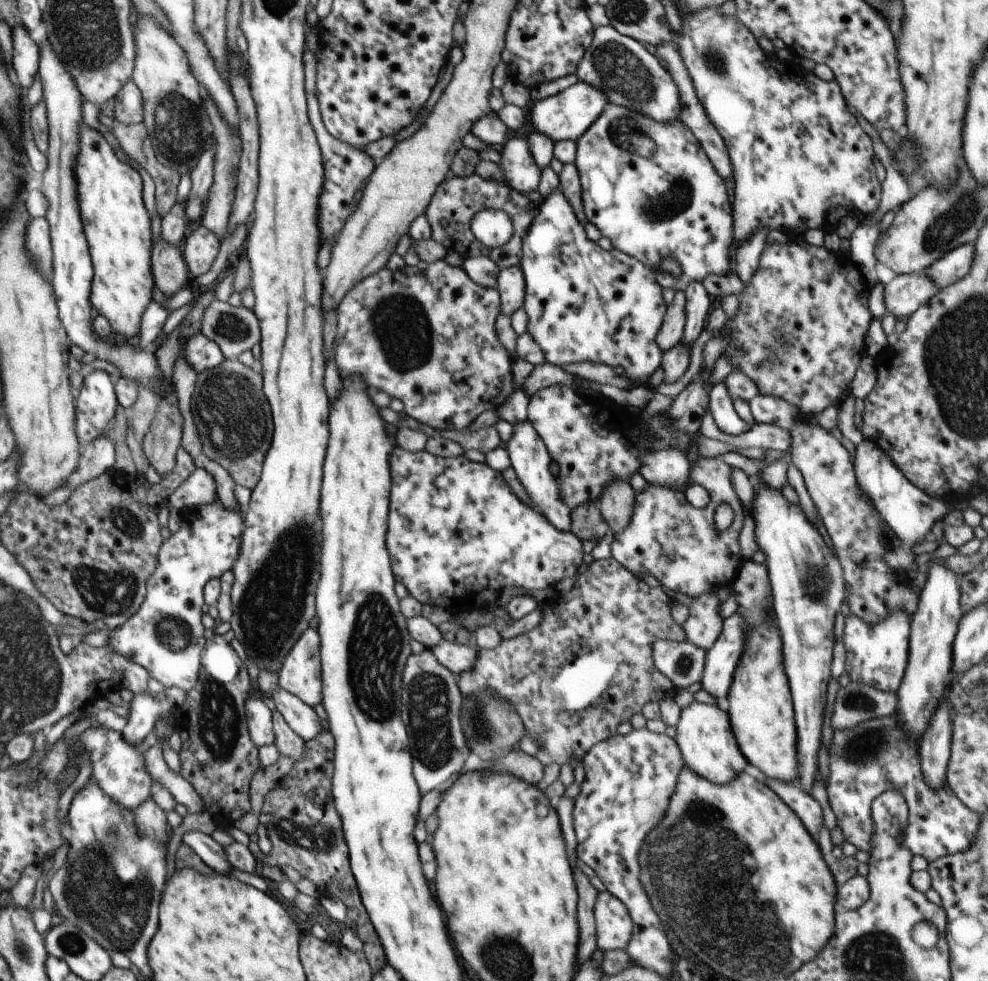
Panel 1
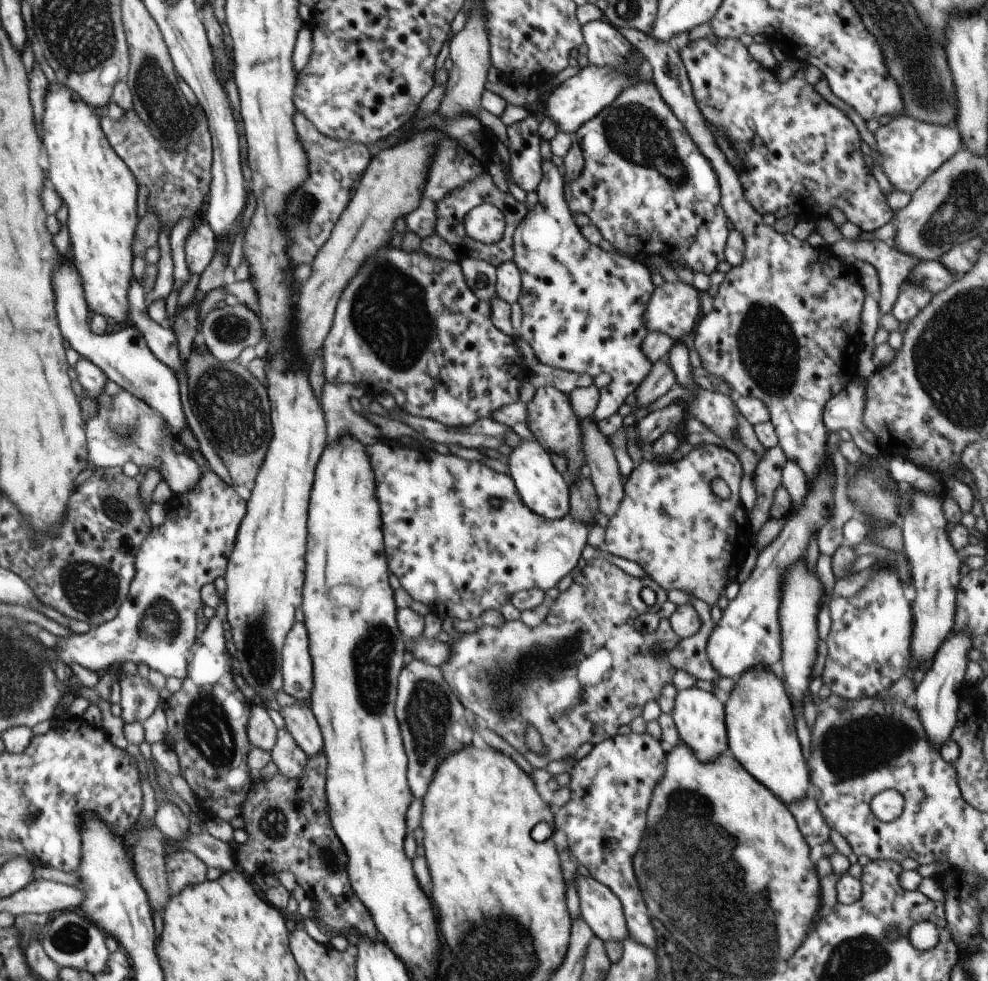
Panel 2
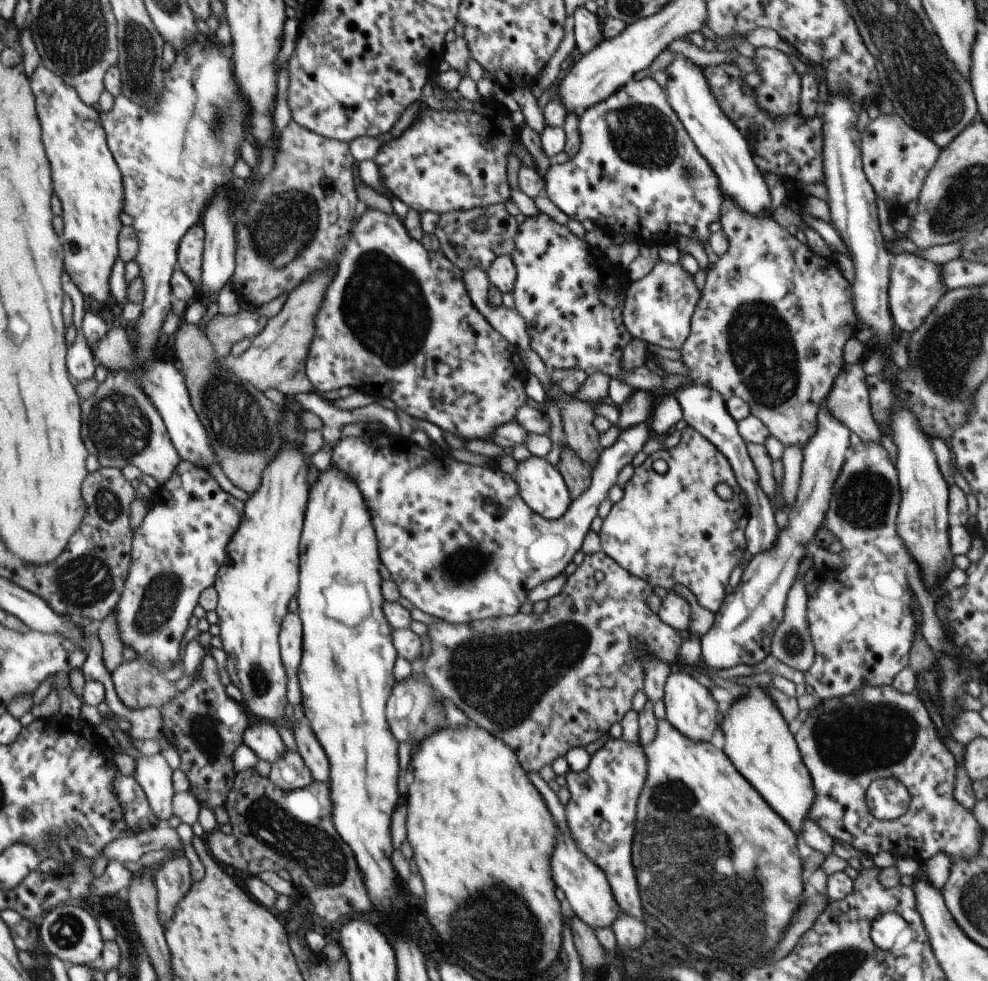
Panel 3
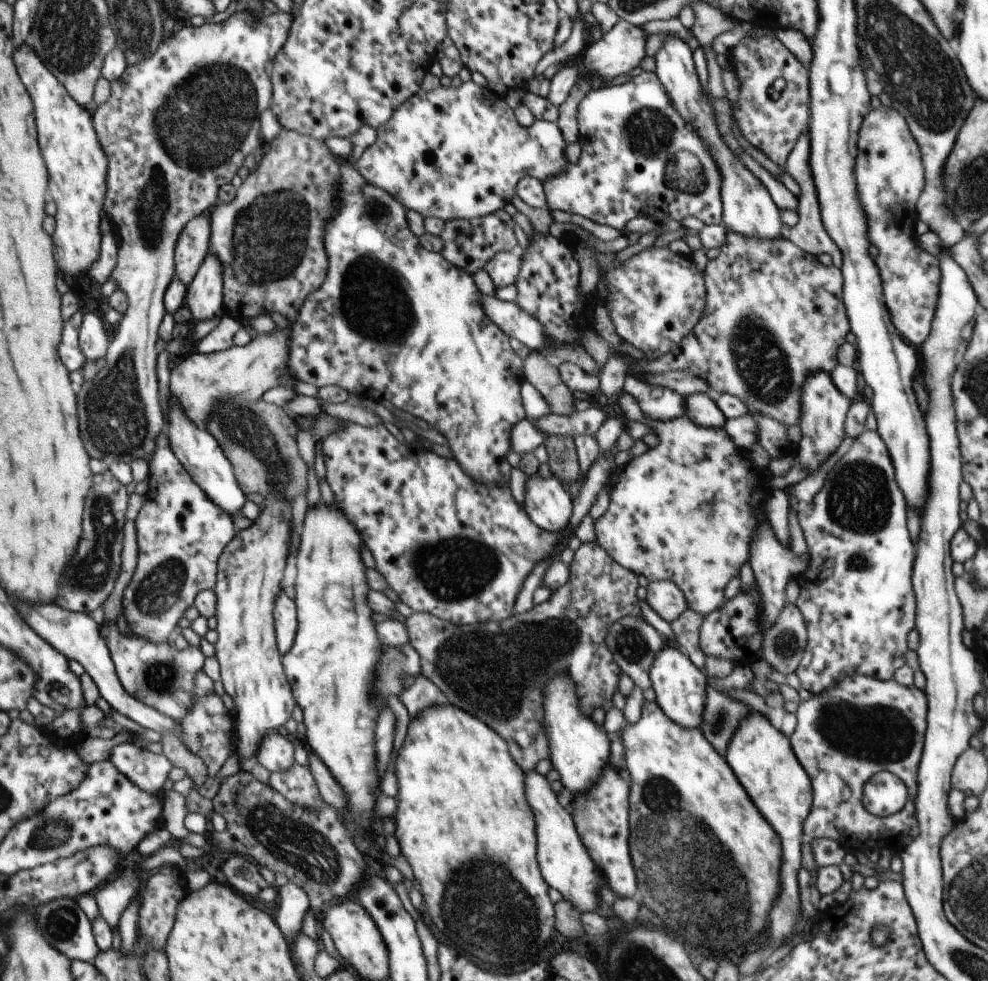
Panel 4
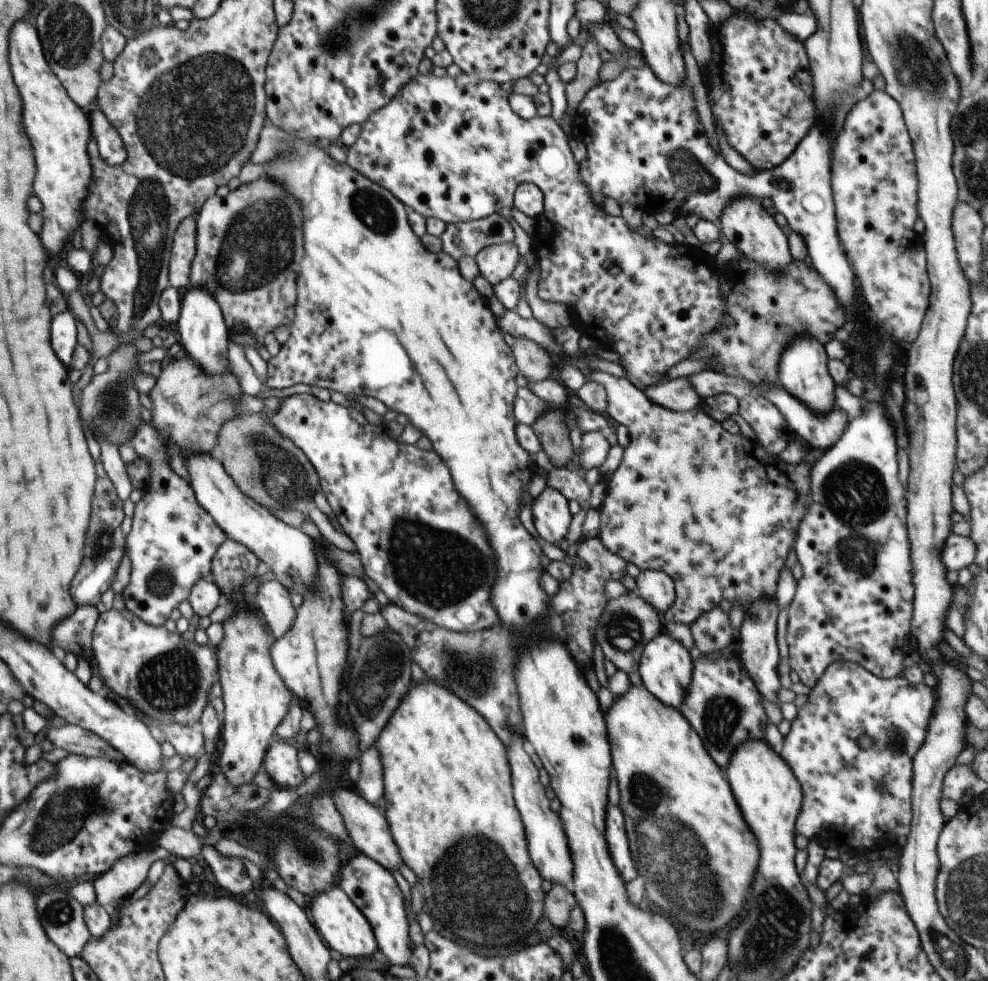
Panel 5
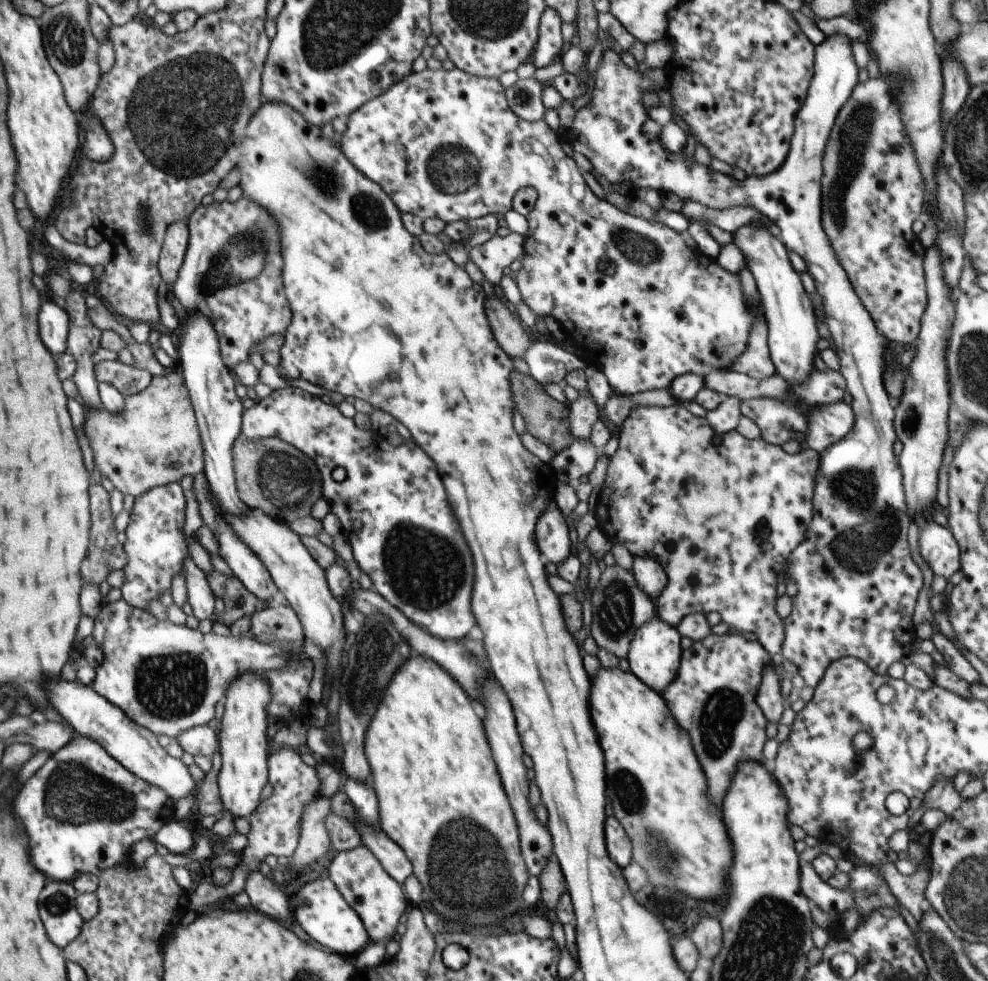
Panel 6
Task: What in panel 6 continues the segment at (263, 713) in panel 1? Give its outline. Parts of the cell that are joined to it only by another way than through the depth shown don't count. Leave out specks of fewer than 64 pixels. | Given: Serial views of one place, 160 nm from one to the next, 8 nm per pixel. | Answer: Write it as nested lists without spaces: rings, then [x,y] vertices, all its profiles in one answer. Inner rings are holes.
[[[274,746],[267,758],[269,783],[273,786],[273,793],[269,799],[260,802],[258,808],[248,816],[250,832],[247,834],[248,844],[241,854],[241,861],[233,870],[230,884],[219,887],[212,883],[201,883],[194,893],[189,895],[190,908],[198,912],[202,908],[212,906],[214,902],[224,899],[230,894],[244,891],[247,876],[259,871],[260,864],[266,856],[284,856],[290,858],[295,853],[301,829],[301,818],[306,804],[319,794],[320,779],[314,767],[306,765],[300,755],[290,747]]]

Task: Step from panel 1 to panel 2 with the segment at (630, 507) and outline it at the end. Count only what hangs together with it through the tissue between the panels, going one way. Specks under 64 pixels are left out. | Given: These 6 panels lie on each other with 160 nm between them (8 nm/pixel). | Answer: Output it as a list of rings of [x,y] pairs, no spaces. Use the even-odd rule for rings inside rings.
[[[593,418],[581,420],[583,451],[586,457],[587,475],[598,495],[600,515],[611,519],[624,498],[624,482],[618,469],[615,452],[608,438],[601,433]]]

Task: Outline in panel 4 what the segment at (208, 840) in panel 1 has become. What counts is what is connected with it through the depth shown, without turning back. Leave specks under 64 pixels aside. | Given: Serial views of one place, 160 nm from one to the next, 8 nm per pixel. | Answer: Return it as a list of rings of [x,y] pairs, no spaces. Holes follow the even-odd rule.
[[[124,742],[112,748],[109,761],[140,790],[158,796],[163,795],[162,786],[173,768],[163,753],[154,754]]]

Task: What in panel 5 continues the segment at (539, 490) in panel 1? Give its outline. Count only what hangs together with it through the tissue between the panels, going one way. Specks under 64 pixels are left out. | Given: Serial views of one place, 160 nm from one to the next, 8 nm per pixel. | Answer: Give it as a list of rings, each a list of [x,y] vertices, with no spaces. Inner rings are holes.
[[[548,486],[531,502],[531,510],[536,532],[538,532],[540,538],[543,538],[543,540],[546,540],[546,542],[550,542],[555,546],[558,546],[561,540],[568,534],[568,527],[570,526],[570,521],[573,517],[570,513],[570,509],[568,509],[568,503],[569,500],[566,499],[564,495],[553,487]]]

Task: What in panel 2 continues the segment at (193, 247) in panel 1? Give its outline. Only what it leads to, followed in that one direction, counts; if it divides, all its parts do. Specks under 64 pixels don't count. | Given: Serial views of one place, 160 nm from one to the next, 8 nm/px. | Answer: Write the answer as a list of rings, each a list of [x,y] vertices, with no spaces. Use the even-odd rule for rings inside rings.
[[[198,220],[185,242],[185,259],[191,274],[202,274],[214,258],[217,238],[209,224]]]

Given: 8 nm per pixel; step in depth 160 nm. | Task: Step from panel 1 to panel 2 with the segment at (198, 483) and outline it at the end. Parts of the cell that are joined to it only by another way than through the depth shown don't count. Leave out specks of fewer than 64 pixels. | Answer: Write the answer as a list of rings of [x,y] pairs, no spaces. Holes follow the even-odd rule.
[[[121,390],[113,396],[113,402],[108,406],[99,406],[99,411],[85,424],[86,438],[88,438],[88,462],[90,467],[114,468],[123,467],[127,462],[136,463],[138,466],[147,466],[148,468],[160,471],[163,480],[168,483],[170,490],[174,495],[185,495],[192,490],[202,478],[202,468],[190,455],[184,453],[175,454],[172,451],[171,443],[174,441],[175,432],[170,432],[166,426],[161,414],[150,408],[143,400],[136,398],[127,390]]]

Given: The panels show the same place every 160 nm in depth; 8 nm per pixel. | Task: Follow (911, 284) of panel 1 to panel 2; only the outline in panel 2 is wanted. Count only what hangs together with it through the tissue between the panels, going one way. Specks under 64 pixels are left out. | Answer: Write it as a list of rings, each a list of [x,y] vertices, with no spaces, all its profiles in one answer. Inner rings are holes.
[[[920,261],[907,276],[908,283],[915,283],[929,290],[934,296],[944,290],[958,278],[953,275],[940,261]]]

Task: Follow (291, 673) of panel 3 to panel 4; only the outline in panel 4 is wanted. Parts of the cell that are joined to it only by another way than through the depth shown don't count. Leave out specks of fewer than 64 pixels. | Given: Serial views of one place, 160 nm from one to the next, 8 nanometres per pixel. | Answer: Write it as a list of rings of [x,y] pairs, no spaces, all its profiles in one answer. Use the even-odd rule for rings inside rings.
[[[282,590],[276,598],[276,602],[274,602],[272,612],[274,612],[272,616],[274,616],[277,648],[281,655],[284,655],[292,648],[294,636],[296,636],[296,630],[298,629],[296,604]]]

